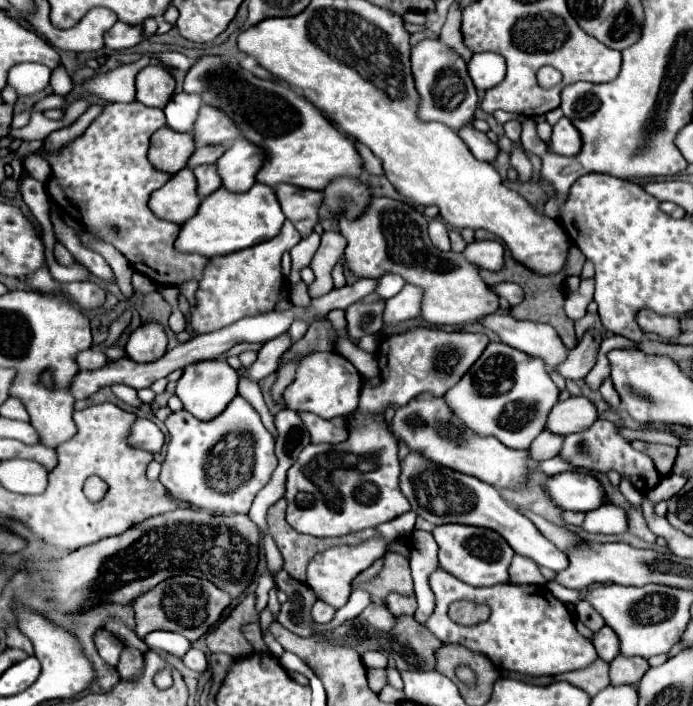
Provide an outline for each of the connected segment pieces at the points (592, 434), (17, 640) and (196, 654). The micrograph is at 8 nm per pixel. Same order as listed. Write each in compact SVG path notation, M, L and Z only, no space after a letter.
M597 420L587 430L565 436L565 442L561 446L559 456L563 460L567 460L575 470L585 468L585 470L601 472L601 474L609 474L609 470L615 470L617 474L627 478L635 486L635 490L639 490L641 494L647 494L649 490L653 490L659 484L659 480L661 480L661 476L655 470L651 458L647 454L643 454L643 452L637 452L629 444L629 440L619 436L617 426L613 422L607 422L607 420Z
M7 628L7 646L11 648L21 648L27 654L33 654L33 644L27 636L23 636L17 628Z
M191 648L185 656L183 656L183 664L189 668L189 670L195 670L195 672L203 672L207 668L207 658L201 650L197 648Z

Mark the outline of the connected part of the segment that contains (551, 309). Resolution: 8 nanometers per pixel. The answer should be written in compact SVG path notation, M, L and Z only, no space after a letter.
M571 244L569 248L569 256L567 256L567 266L563 272L555 274L555 276L535 276L531 270L523 268L521 264L517 264L515 260L511 260L509 252L505 254L505 266L499 270L499 272L491 272L491 270L485 270L479 266L479 274L483 280L509 280L509 282L515 282L523 288L525 292L525 298L523 302L519 302L517 306L511 306L511 316L515 320L531 320L531 322L545 322L545 324L551 324L559 338L563 340L563 344L571 350L577 346L577 338L575 338L575 330L573 330L573 320L567 318L565 310L563 310L563 304L565 304L565 294L563 294L563 284L569 276L577 276L581 274L583 270L583 264L585 264L585 256Z

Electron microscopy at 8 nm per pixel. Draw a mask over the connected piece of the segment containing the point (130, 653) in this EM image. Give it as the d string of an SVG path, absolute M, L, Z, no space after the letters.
M125 648L121 652L121 660L117 664L117 672L123 680L131 680L141 672L143 666L143 654L135 648Z

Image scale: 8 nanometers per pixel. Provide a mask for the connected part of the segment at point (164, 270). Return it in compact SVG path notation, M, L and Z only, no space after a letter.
M137 100L107 104L89 128L61 154L49 156L43 148L39 152L51 164L47 192L63 214L77 218L97 238L111 242L131 262L133 270L157 284L177 286L191 278L199 280L209 260L205 256L175 252L173 242L179 226L155 218L147 208L151 192L161 188L169 176L155 170L147 160L149 136L161 126L165 126L165 116L159 108L143 106Z

